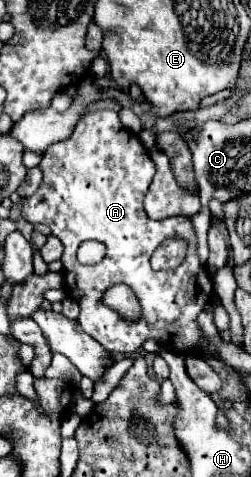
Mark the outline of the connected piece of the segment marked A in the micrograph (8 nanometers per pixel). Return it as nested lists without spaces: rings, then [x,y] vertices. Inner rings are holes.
[[[110,109],[86,111],[80,117],[80,121],[76,123],[76,127],[68,139],[52,143],[44,151],[38,167],[44,173],[44,181],[32,197],[22,201],[20,215],[28,223],[48,225],[52,229],[52,235],[56,235],[62,241],[62,245],[64,245],[62,263],[64,263],[64,283],[66,283],[64,289],[66,289],[68,297],[72,297],[80,305],[78,323],[82,325],[82,329],[88,335],[92,335],[108,353],[132,353],[138,347],[142,347],[144,339],[156,337],[162,345],[166,345],[174,351],[180,351],[180,353],[192,353],[194,351],[194,353],[206,355],[208,351],[202,347],[202,331],[196,323],[196,317],[200,315],[202,305],[212,299],[212,297],[208,297],[212,287],[210,287],[208,273],[200,265],[198,255],[196,255],[196,237],[194,237],[192,223],[188,217],[182,217],[182,215],[166,217],[160,221],[154,221],[146,215],[142,203],[144,203],[144,197],[146,197],[148,187],[150,187],[152,177],[154,177],[154,163],[148,155],[148,149],[140,143],[140,139],[132,131],[124,133],[124,127],[120,123],[118,113],[110,111]],[[168,237],[178,237],[178,239],[184,239],[186,243],[190,243],[186,257],[176,269],[154,271],[150,267],[150,257],[156,251],[156,247],[162,245]],[[88,239],[102,241],[108,247],[106,259],[102,259],[98,265],[92,265],[92,267],[84,267],[76,261],[78,245],[82,241],[88,241]],[[202,269],[204,269],[204,285],[202,285],[202,297],[198,297],[198,293],[200,293],[198,273]],[[116,283],[126,283],[136,293],[136,297],[142,305],[142,317],[138,321],[128,323],[116,311],[112,311],[100,303],[102,293]]]

